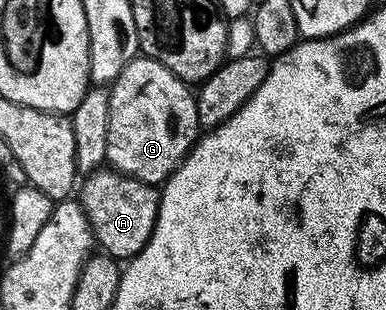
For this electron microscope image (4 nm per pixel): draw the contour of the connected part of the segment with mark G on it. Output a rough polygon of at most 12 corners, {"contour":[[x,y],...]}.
{"contour":[[130,60],[111,82],[107,166],[163,184],[202,131],[193,88]]}

